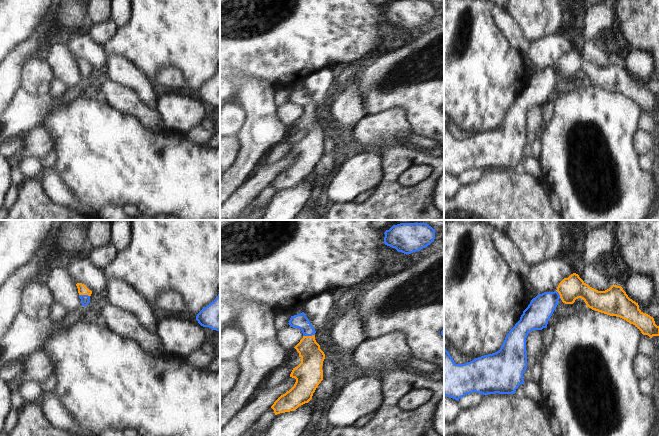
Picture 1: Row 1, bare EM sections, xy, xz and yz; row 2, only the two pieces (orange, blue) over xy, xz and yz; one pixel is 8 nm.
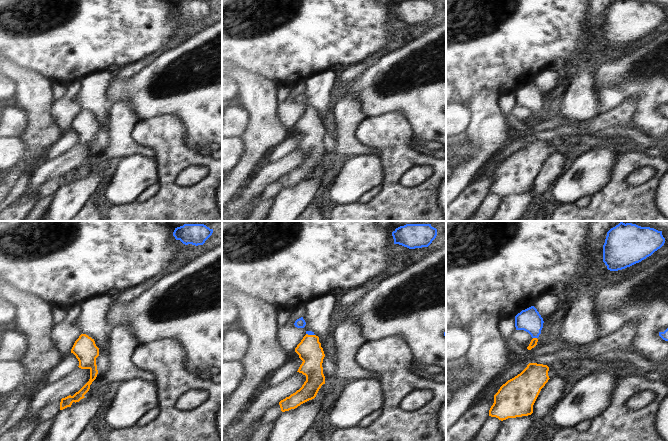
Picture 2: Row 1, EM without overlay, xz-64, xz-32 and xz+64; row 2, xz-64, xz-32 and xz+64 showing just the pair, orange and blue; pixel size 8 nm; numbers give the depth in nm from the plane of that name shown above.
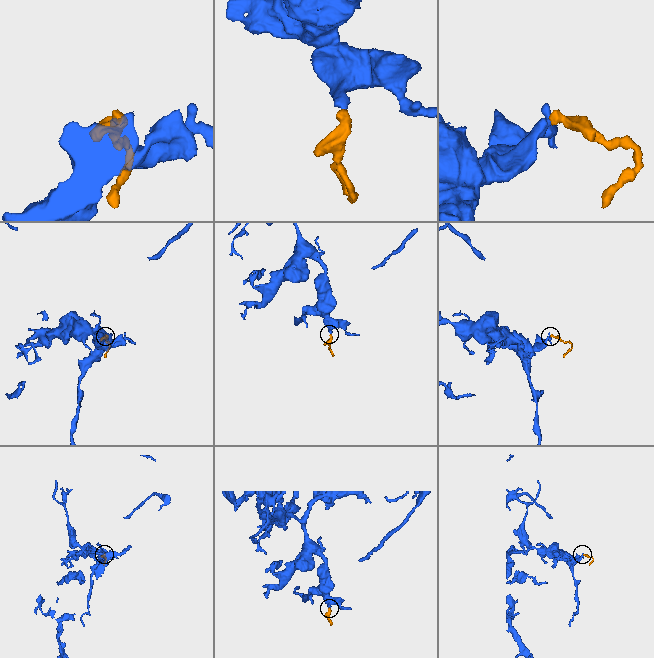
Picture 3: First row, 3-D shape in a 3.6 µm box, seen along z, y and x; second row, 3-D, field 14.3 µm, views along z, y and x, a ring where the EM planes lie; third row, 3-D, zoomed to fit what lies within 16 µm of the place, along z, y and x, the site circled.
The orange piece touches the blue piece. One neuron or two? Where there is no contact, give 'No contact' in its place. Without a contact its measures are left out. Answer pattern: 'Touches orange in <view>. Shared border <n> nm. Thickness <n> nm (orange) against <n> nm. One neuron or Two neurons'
Touches orange in xz. Shared border 100 nm. Thickness 190 nm (orange) against 120 nm. One neuron

